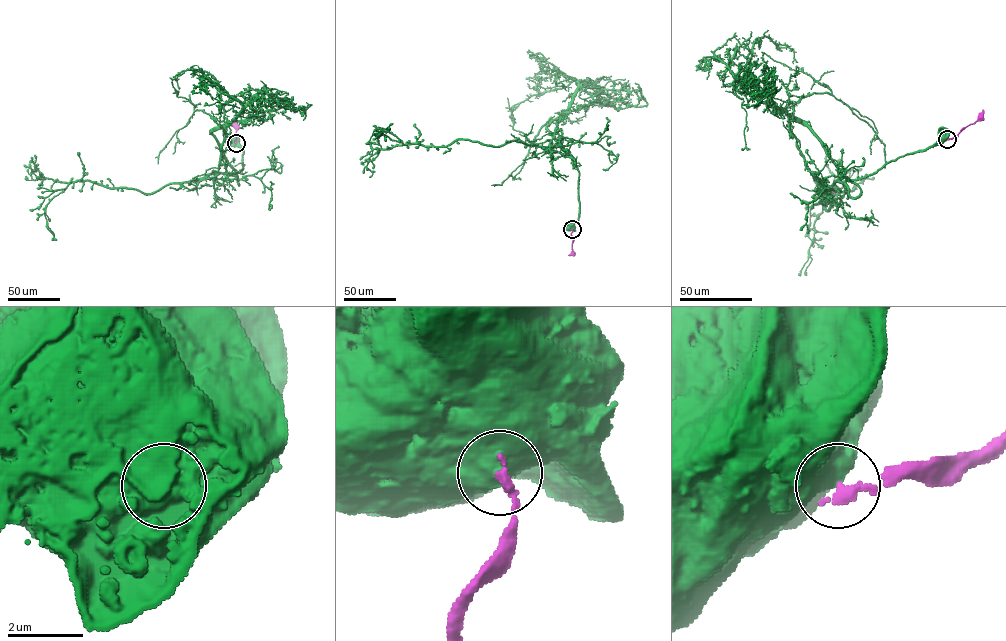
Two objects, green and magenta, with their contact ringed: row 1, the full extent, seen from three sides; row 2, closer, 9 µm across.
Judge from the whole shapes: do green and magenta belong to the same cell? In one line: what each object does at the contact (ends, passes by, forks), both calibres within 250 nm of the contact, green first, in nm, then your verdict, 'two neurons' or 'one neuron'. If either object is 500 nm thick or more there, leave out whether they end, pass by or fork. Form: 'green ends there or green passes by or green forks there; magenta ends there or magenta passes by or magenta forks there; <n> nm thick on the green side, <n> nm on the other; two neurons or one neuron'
900 nm thick on the green side, 280 nm on the other; two neurons

